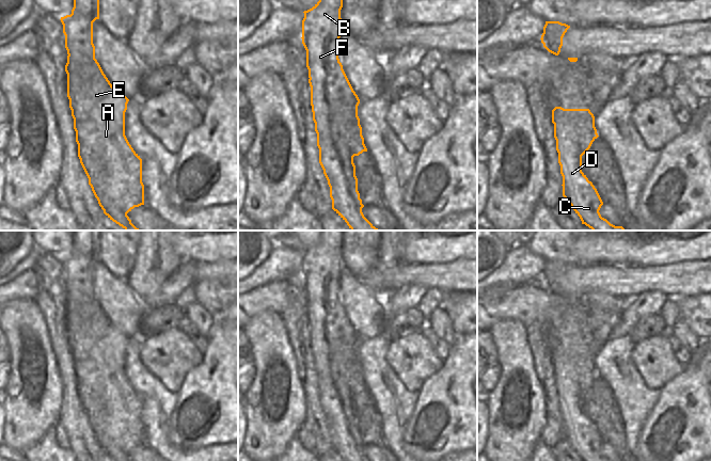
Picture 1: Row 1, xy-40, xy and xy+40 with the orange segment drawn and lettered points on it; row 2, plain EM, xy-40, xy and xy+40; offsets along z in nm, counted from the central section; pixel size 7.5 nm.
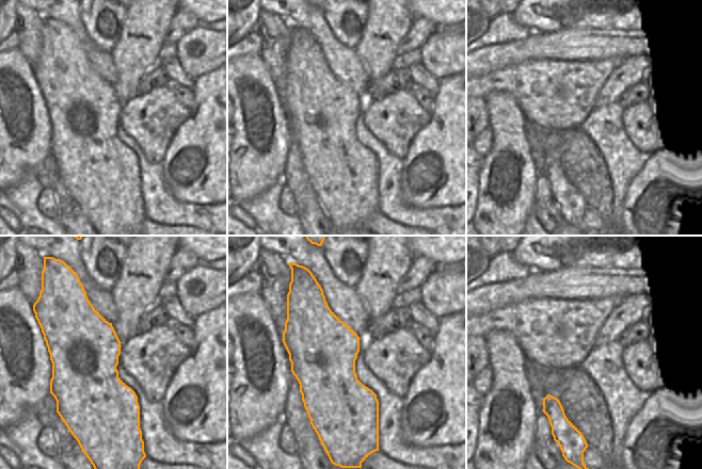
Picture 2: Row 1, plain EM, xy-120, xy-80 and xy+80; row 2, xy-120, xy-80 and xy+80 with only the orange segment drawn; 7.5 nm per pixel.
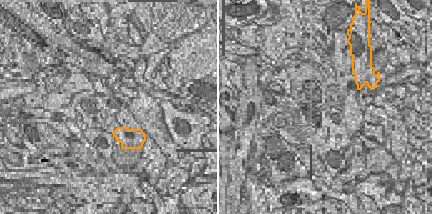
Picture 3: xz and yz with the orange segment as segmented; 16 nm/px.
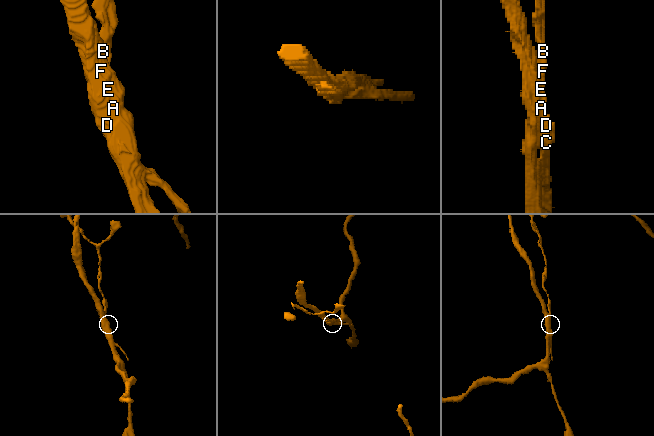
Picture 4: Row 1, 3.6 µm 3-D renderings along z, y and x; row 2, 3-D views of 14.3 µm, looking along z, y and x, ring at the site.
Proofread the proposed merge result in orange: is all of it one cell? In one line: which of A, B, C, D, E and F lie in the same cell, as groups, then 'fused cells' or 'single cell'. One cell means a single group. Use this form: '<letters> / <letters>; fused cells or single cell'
A E / B C D F; fused cells

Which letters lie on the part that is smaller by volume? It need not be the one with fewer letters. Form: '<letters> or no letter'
B, C, D, F

